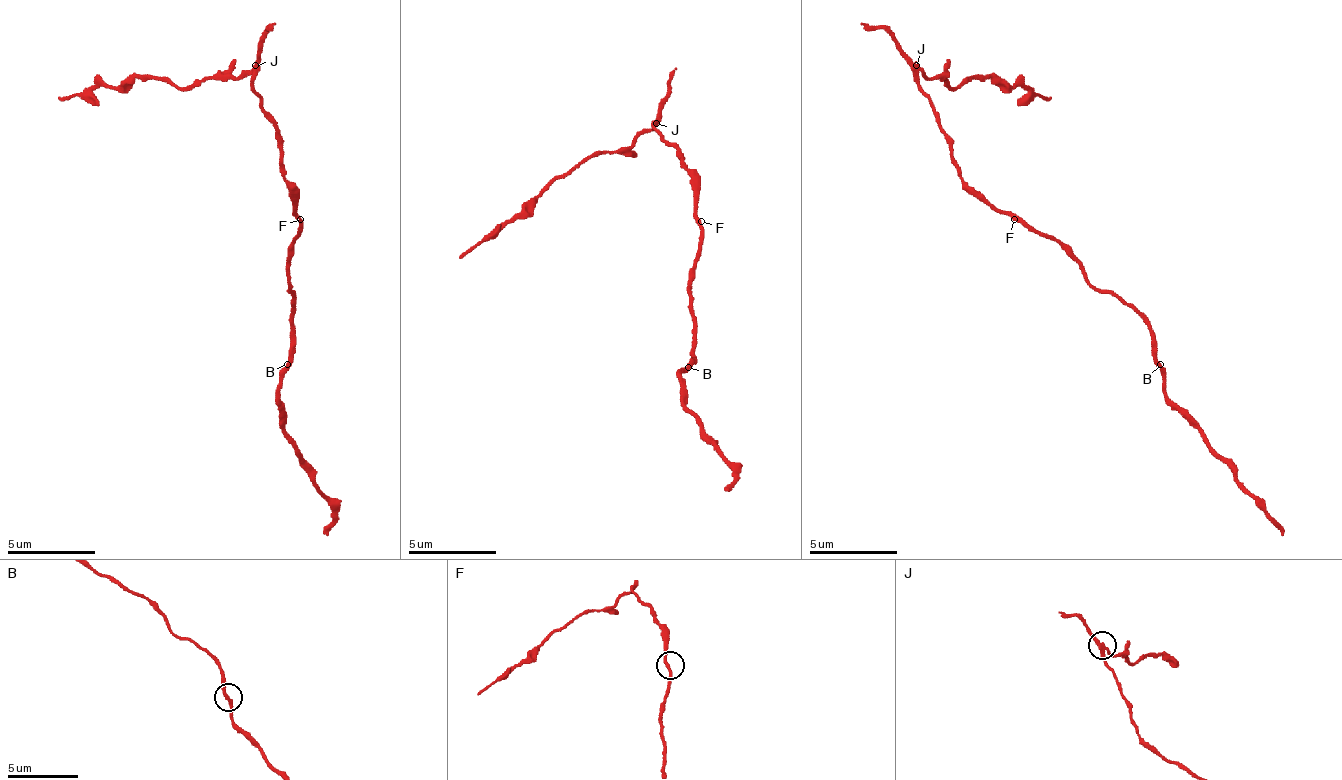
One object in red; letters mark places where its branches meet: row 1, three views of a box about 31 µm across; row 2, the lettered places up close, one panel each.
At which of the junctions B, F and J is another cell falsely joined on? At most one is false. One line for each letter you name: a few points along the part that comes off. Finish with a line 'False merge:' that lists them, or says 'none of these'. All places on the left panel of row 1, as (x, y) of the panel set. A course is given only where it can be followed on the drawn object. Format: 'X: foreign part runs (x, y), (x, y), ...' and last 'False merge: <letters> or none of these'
J: foreign part runs (256, 64), (225, 78), (172, 86), (124, 78), (58, 100)
False merge: J

